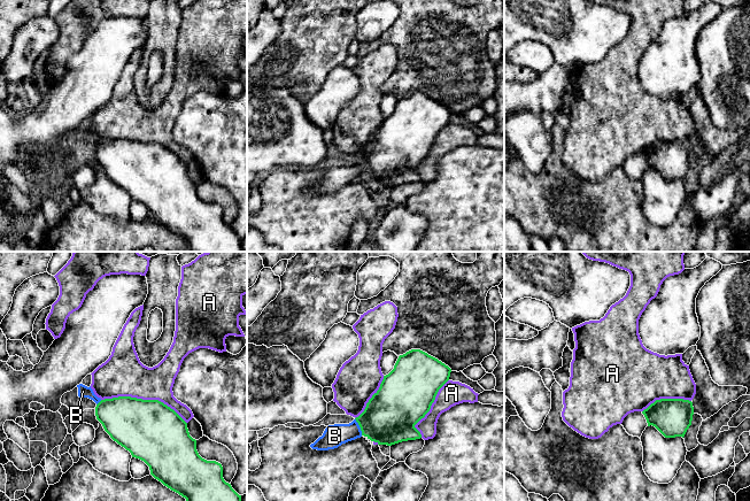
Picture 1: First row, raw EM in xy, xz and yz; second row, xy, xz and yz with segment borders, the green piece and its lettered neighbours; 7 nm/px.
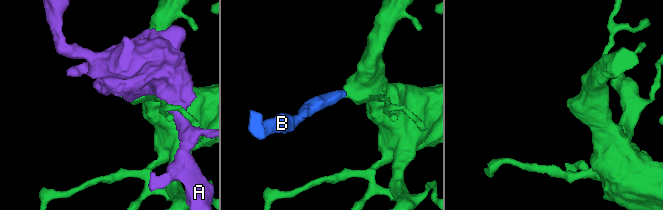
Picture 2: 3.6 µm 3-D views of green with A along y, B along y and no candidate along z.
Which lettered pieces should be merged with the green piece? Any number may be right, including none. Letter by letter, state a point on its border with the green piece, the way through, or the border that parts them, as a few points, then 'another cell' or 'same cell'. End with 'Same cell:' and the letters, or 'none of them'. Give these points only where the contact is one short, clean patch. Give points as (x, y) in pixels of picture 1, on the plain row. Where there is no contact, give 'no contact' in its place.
A: meets green in xy at (144, 143); another cell
B: meets green in xz at (360, 169); runs through xz (389, 160), (381, 164), (360, 169), (349, 175), (334, 178); same cell
Same cell: B

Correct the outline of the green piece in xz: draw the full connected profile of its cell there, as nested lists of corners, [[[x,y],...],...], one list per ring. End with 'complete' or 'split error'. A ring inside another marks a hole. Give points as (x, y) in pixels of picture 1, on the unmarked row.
[[[420,92],[400,98],[364,154],[349,167],[328,168],[310,190],[334,192],[362,178],[387,188],[420,182],[415,168],[430,154],[450,115],[448,108]]]; split error

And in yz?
[[[660,141],[642,154],[648,169],[655,169],[665,180],[685,179],[691,168],[693,145],[683,141]]]; complete

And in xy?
[[[79,126],[77,130],[79,140],[88,140],[96,146],[96,162],[110,180],[129,193],[132,200],[144,203],[155,222],[185,240],[188,252],[242,252],[241,238],[224,223],[222,207],[216,203],[207,203],[199,198],[196,183],[190,178],[187,165],[173,152],[158,142],[142,142],[131,139],[101,142],[94,137],[91,129]]]; split error

